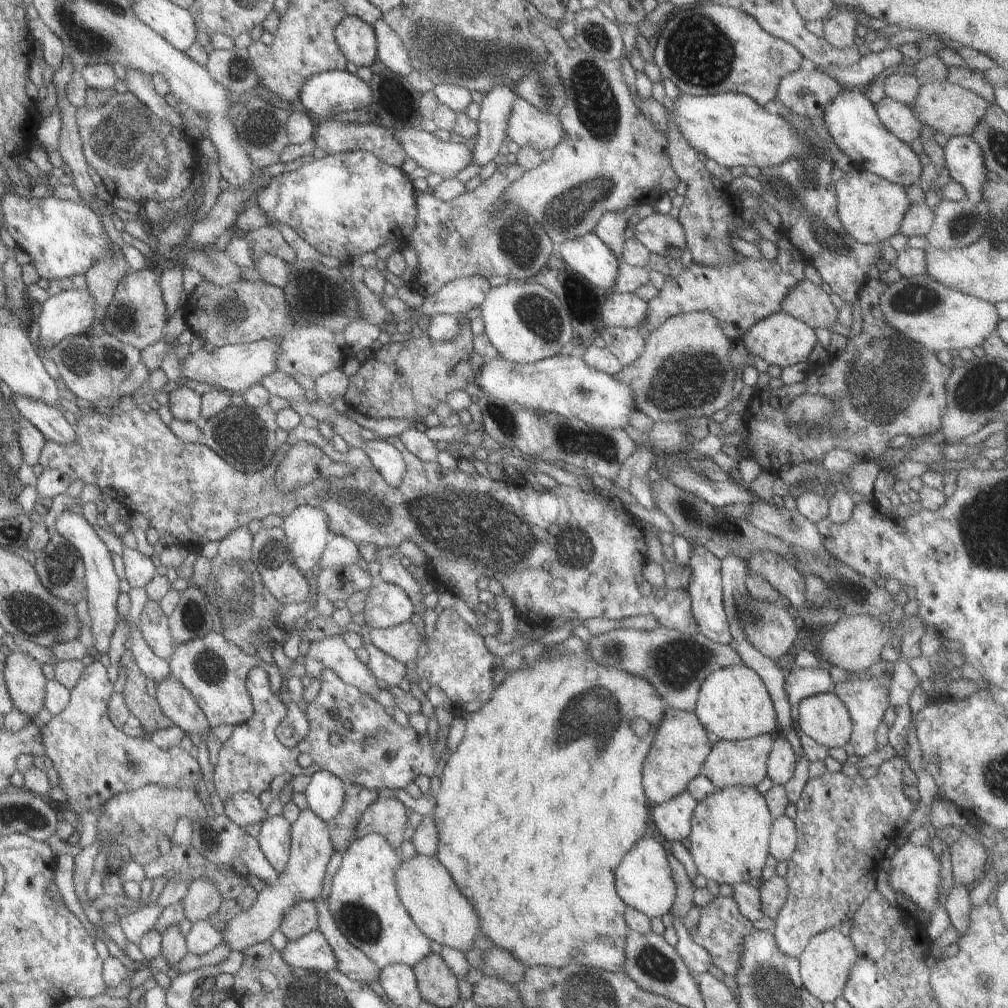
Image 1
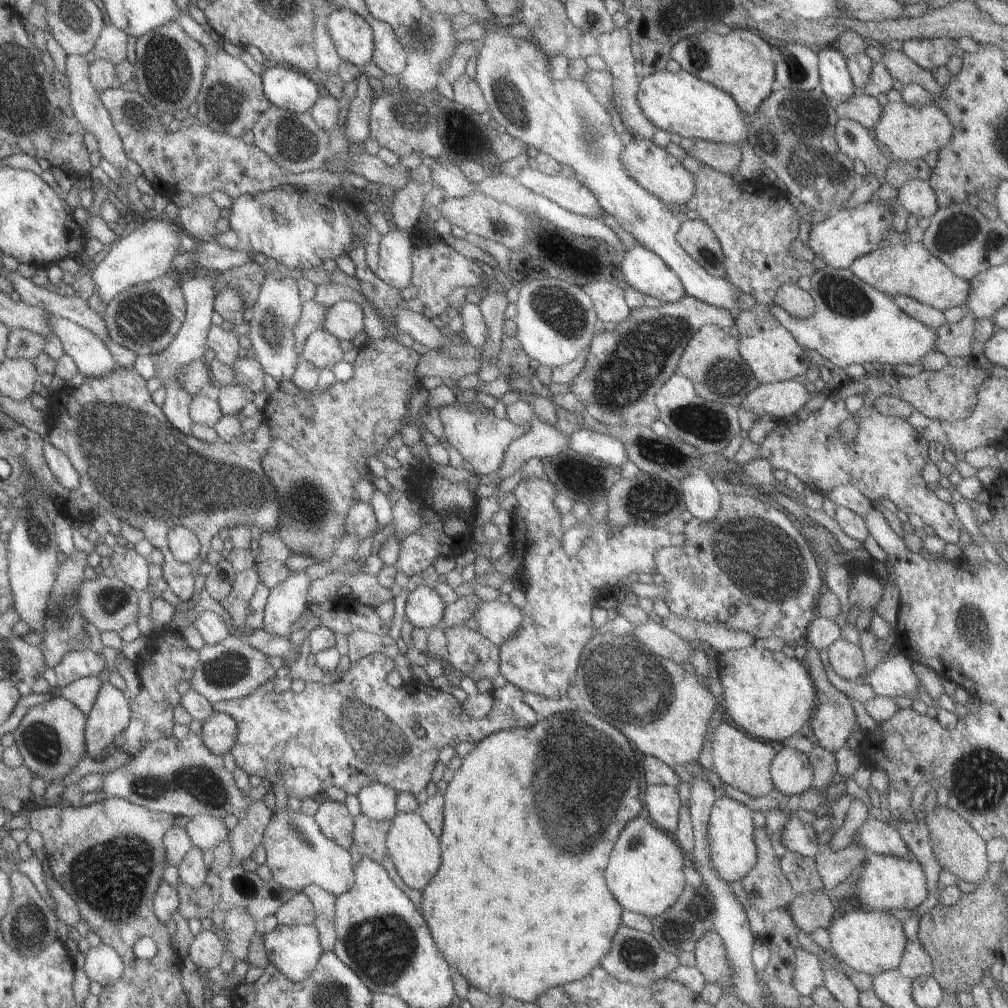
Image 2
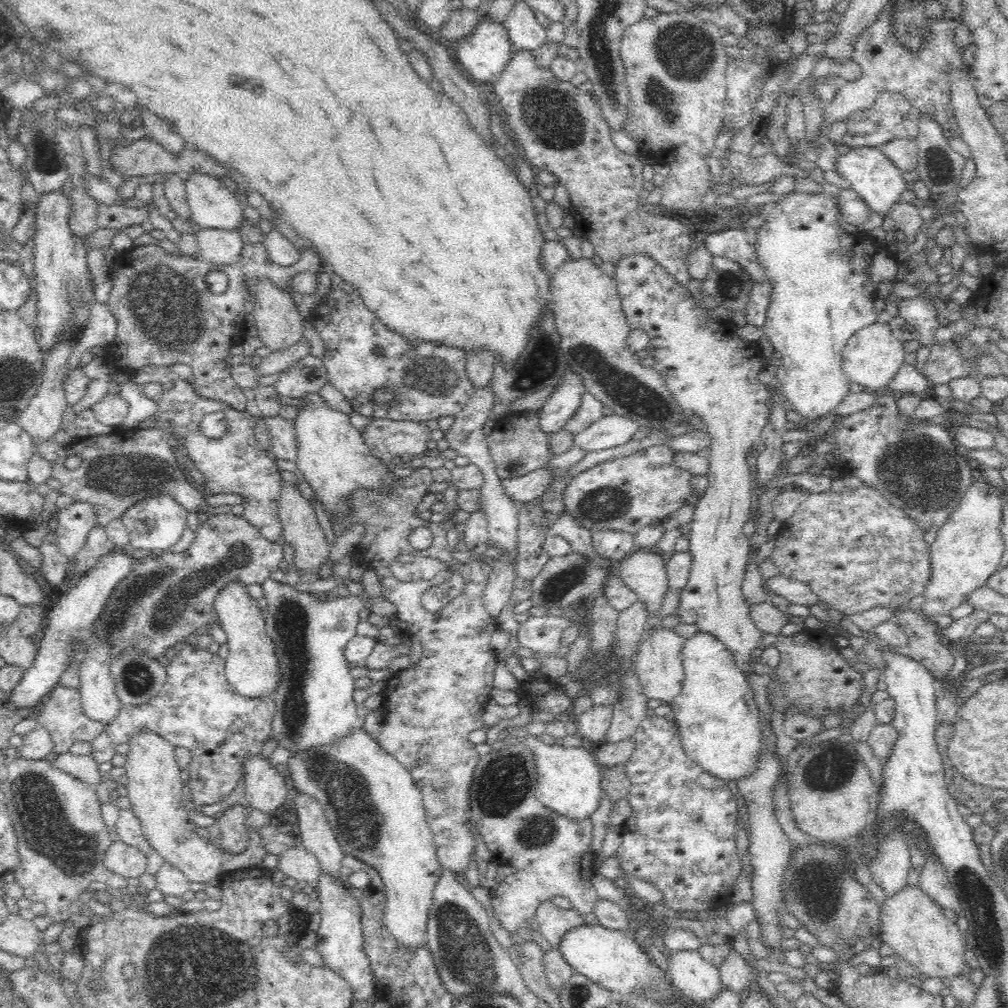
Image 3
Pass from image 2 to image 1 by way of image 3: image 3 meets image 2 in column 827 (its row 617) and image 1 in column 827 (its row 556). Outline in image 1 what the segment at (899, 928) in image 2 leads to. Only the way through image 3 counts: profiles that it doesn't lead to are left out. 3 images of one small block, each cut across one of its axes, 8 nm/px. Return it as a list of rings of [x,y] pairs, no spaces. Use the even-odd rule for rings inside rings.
[[[838,927],[813,936],[798,957],[803,987],[824,1002],[833,1002],[842,996],[851,966],[857,959],[857,950],[852,939]]]

